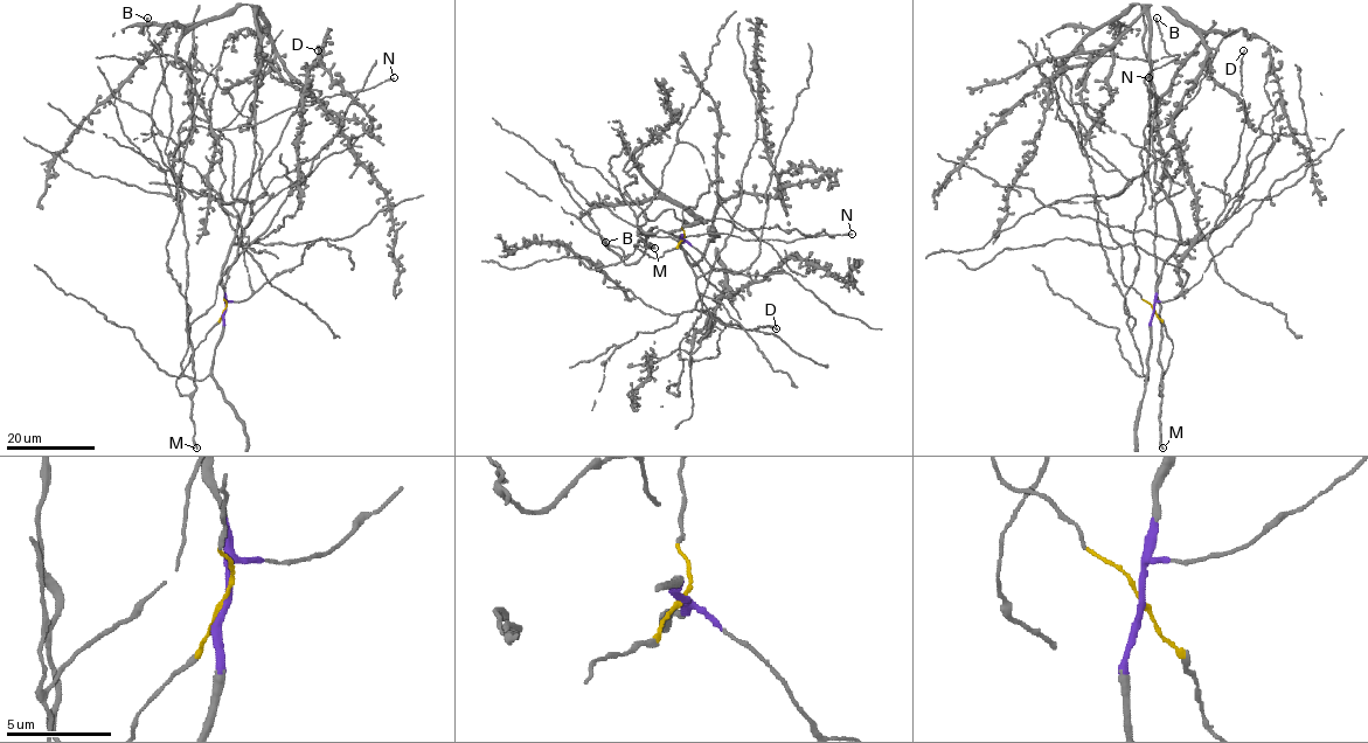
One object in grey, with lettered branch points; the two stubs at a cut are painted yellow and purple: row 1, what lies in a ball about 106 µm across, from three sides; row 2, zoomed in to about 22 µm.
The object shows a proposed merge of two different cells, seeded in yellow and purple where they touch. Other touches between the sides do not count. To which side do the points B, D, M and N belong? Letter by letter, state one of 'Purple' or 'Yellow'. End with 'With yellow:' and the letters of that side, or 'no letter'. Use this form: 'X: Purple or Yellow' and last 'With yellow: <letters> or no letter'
B: Yellow
D: Purple
M: Yellow
N: Yellow
With yellow: B, M, N

